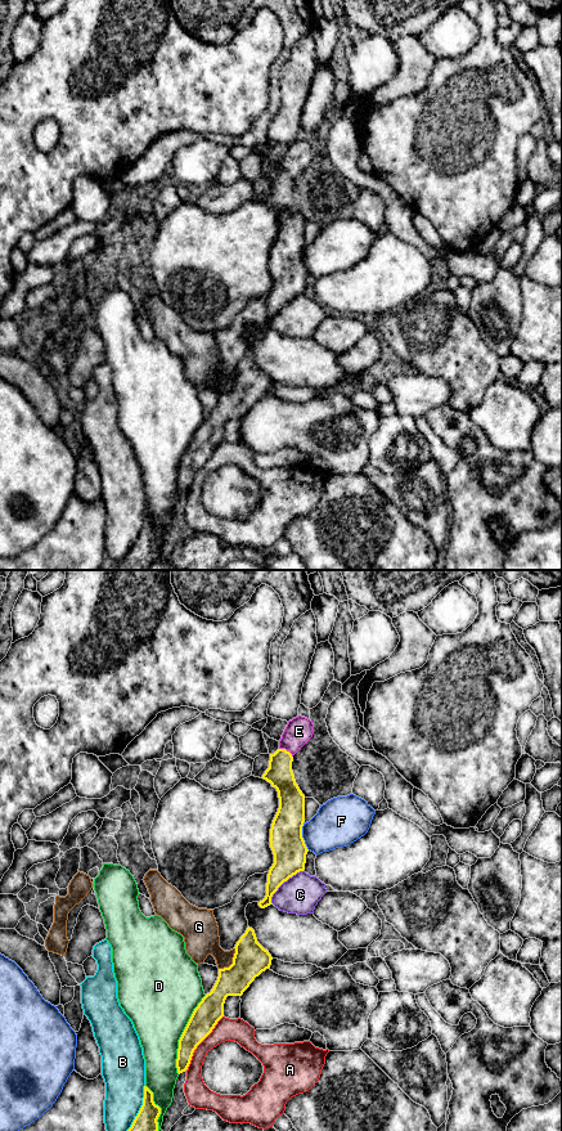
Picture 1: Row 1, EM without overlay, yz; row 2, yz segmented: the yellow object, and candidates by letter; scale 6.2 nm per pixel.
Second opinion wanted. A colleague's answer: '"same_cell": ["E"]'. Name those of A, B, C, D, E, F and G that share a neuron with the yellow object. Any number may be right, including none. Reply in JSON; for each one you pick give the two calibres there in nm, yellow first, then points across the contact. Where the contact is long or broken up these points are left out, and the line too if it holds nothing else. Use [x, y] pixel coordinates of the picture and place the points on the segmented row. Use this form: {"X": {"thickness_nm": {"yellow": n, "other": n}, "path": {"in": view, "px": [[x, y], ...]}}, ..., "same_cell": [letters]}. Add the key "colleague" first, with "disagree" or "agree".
{"colleague": "agree", "E": {"thickness_nm": {"yellow": 160, "other": 170}, "path": {"in": "yz", "px": [[279, 773], [280, 761], [287, 752], [288, 745], [299, 731]]}}, "same_cell": ["E"]}

